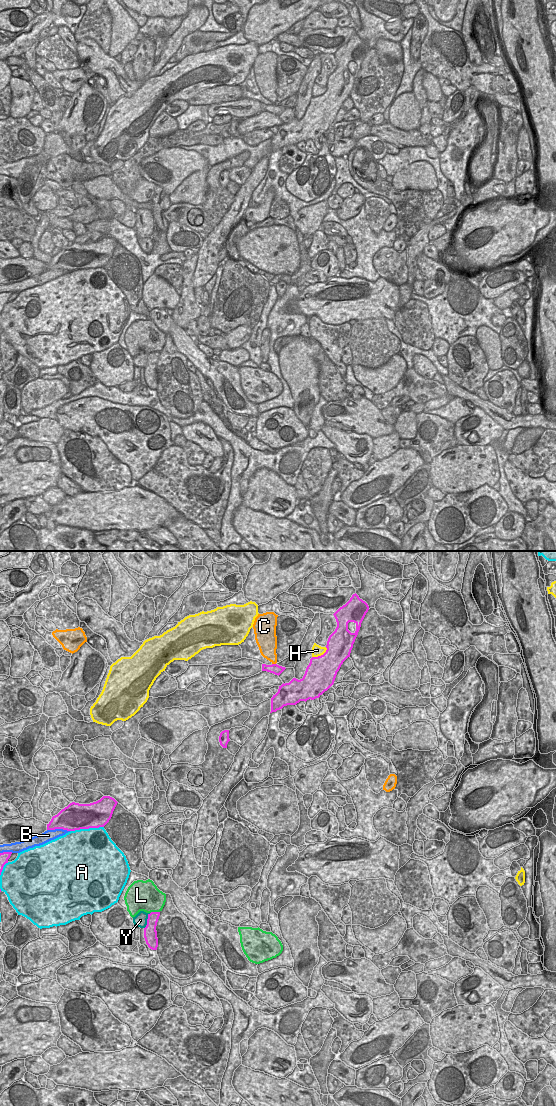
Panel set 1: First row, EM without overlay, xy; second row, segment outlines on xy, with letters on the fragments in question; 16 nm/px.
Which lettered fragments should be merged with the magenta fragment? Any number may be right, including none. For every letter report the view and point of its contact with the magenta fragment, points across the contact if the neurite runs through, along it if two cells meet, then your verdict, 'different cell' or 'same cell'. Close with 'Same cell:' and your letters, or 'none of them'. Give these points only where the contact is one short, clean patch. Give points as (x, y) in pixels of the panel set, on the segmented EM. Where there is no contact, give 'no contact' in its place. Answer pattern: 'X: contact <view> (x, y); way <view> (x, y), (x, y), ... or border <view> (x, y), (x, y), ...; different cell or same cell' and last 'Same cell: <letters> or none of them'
A: contact xy (86, 828); different cell
B: contact xy (58, 828); different cell
C: contact xy (274, 664); border xy (272, 663), (275, 664); different cell
H: contact xy (321, 655); different cell
L: contact xy (154, 912); different cell
Y: contact xy (147, 921); border xy (150, 913), (144, 928); different cell
Same cell: none of them

